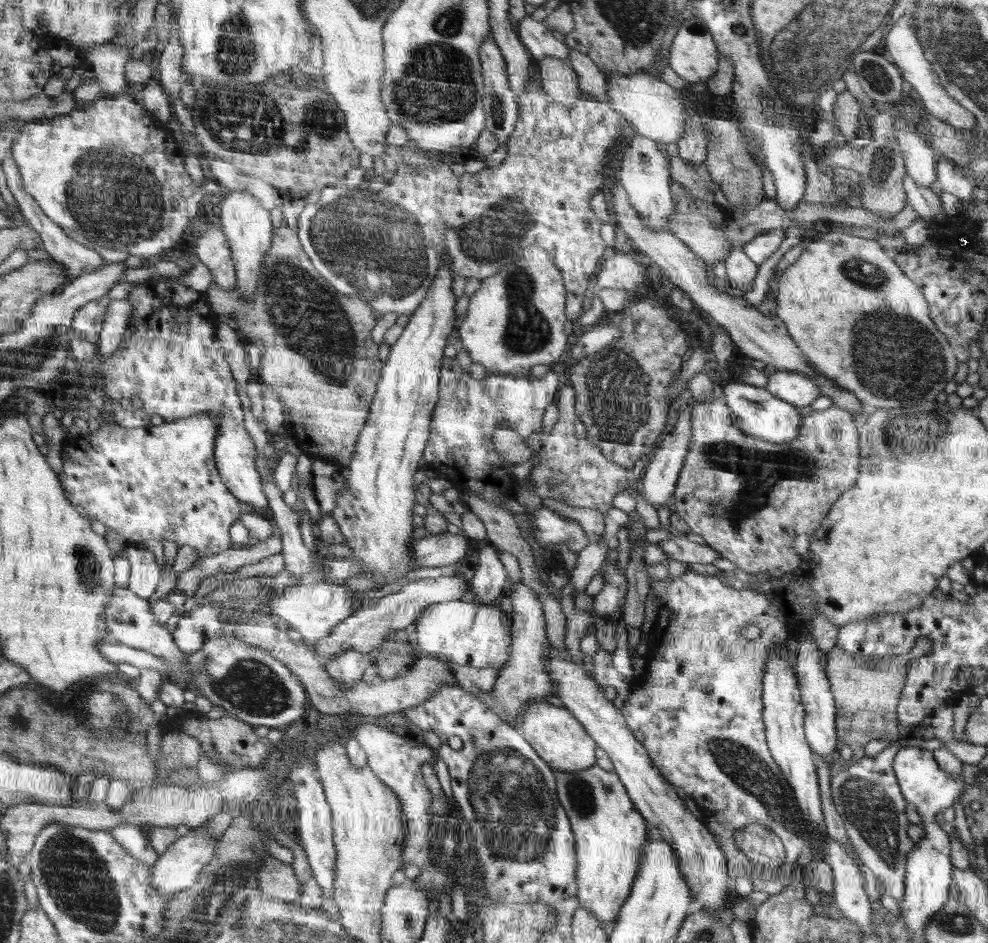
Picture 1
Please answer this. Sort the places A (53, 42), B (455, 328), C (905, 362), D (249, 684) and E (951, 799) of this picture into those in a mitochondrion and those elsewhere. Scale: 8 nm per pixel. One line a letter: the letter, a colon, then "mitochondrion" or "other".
A: other
B: other
C: mitochondrion
D: mitochondrion
E: other

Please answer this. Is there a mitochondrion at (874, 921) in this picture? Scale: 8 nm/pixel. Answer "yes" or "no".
no

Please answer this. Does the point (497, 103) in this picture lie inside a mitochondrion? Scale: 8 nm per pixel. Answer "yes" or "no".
yes

